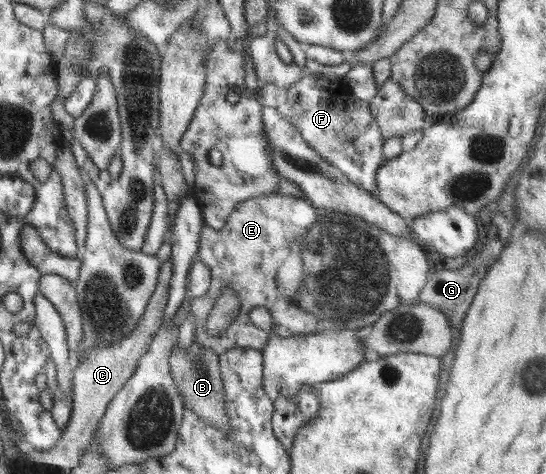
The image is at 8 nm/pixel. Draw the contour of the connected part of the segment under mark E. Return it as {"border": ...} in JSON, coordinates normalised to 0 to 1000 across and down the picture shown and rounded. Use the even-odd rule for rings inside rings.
{"border":[[[511,405],[456,418],[438,428],[403,485],[374,473],[359,540],[361,549],[372,549],[383,561],[388,603],[377,620],[355,627],[348,641],[348,660],[359,688],[355,719],[372,736],[390,738],[397,749],[425,736],[465,736],[478,743],[498,707],[527,713],[535,707],[582,705],[593,696],[659,698],[729,643],[762,637],[791,570],[775,519],[755,502],[711,494],[656,456],[617,445],[593,447],[555,416]],[[414,603],[429,610],[440,635],[436,667],[419,684],[410,705],[386,711],[377,705],[377,677],[405,622],[405,610]],[[473,646],[489,650],[498,667],[495,703],[471,692],[454,669],[462,650]]]}

